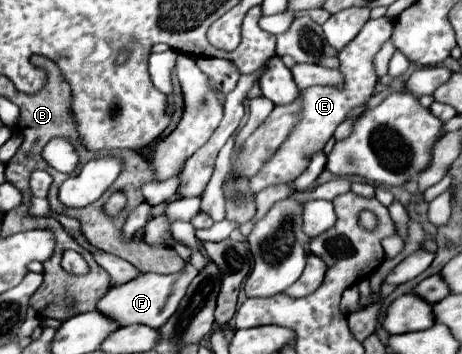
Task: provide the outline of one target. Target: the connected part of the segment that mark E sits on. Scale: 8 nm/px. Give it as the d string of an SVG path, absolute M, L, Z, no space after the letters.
M390 18L368 20L364 24L364 28L360 30L360 34L344 50L340 50L338 70L344 78L344 84L340 88L336 88L336 86L310 86L310 88L302 90L304 118L300 118L300 122L296 122L296 130L292 130L292 134L288 134L288 138L273 157L264 164L258 174L250 179L250 188L254 192L260 192L262 188L272 186L272 184L280 184L280 182L288 182L288 180L298 178L306 170L308 158L314 152L324 148L324 144L334 134L336 126L346 118L346 114L354 106L366 104L370 100L370 96L374 94L376 80L378 80L378 76L374 72L374 56L380 50L380 46L392 36L392 28L394 28L394 22Z

